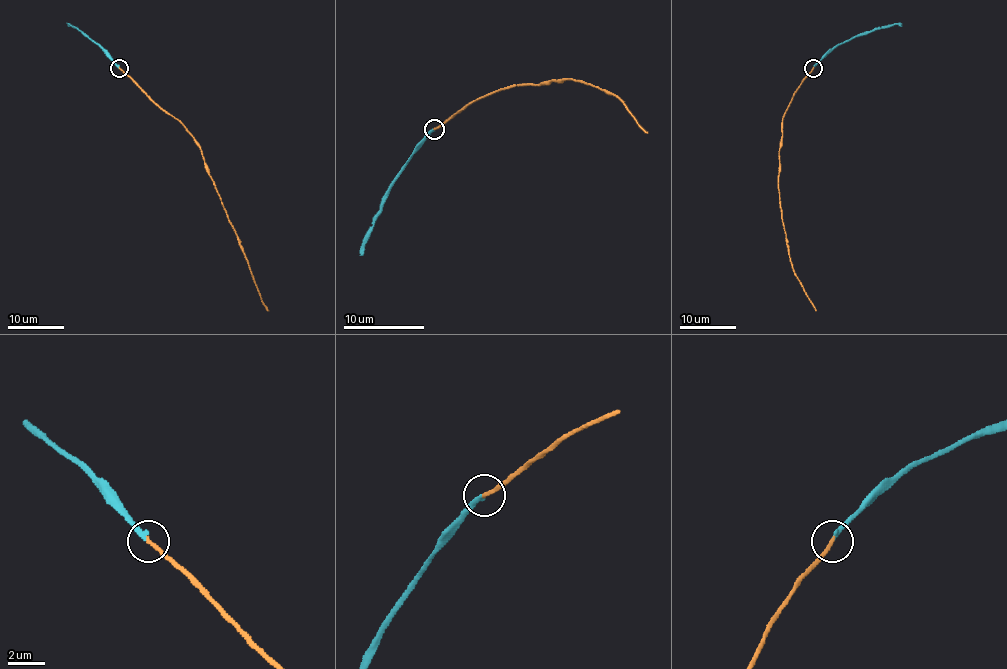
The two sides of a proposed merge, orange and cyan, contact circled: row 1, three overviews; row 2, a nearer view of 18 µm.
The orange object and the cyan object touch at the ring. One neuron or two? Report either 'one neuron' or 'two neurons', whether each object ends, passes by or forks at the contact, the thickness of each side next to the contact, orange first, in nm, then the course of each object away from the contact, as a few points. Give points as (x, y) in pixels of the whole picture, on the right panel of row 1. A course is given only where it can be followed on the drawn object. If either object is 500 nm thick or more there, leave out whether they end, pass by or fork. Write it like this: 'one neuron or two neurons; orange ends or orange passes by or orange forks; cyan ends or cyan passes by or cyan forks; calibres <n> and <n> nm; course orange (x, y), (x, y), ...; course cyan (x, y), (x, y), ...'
one neuron; orange ends; cyan ends; calibres 220 and 240 nm; course orange (813, 67), (785, 111), (778, 192), (788, 254), (801, 285), (816, 311); course cyan (813, 67), (835, 48), (856, 35), (894, 24), (901, 26)

